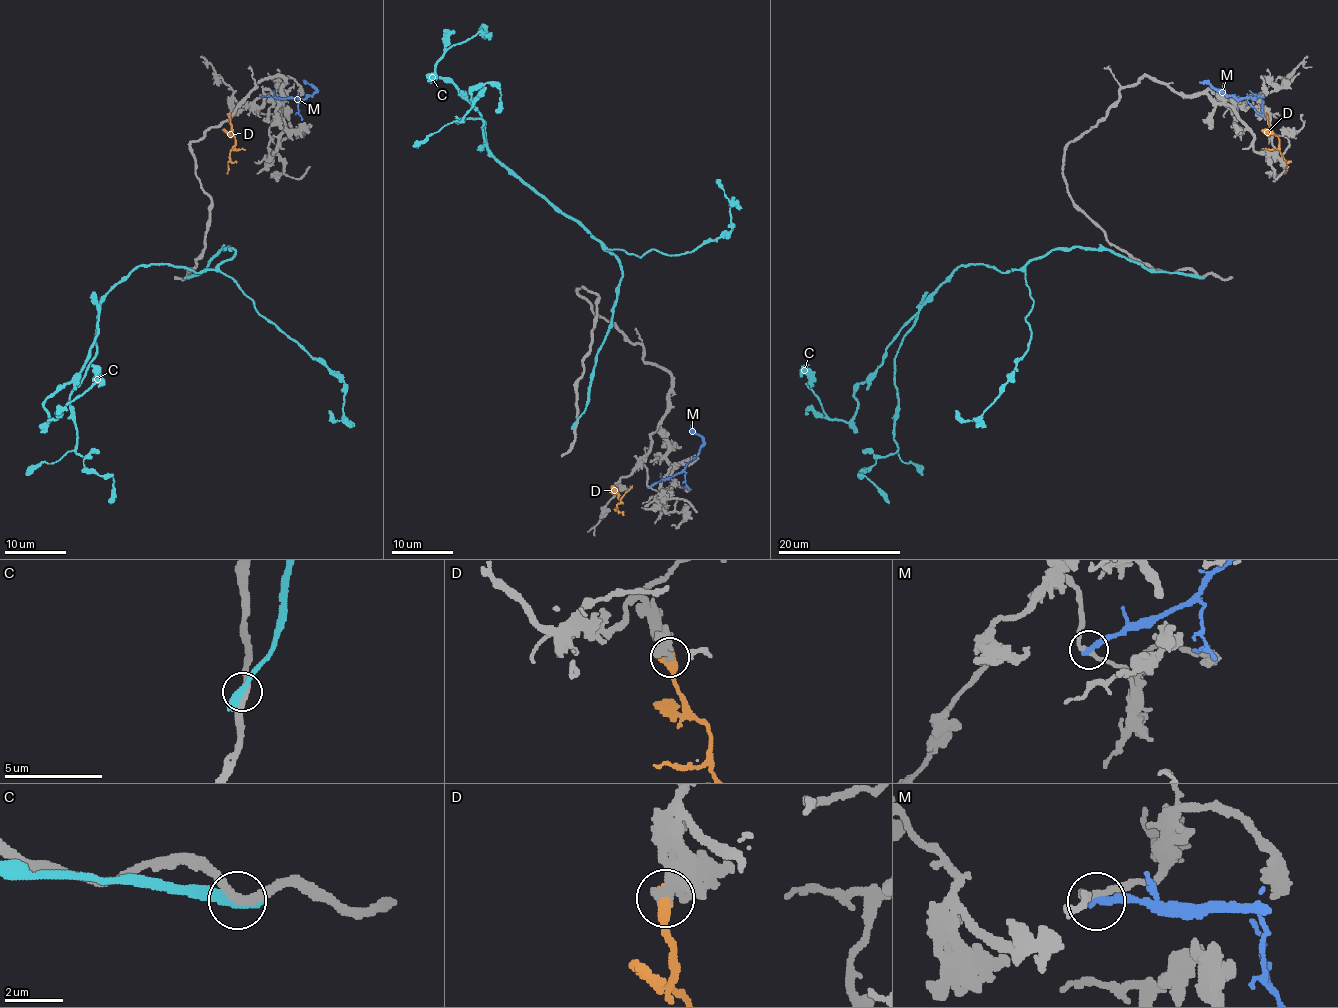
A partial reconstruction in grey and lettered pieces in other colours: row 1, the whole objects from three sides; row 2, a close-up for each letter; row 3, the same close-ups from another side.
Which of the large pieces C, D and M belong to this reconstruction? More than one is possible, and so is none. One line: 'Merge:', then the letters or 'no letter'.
Merge: D

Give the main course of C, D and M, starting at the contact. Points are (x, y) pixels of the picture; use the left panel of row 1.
C: (188, 277), (232, 248), (214, 270), (135, 266), (99, 306), (70, 416), (86, 467), (113, 478), (110, 504)
D: (229, 115), (234, 139), (226, 173)
M: (263, 97), (309, 97), (315, 90), (304, 81)

